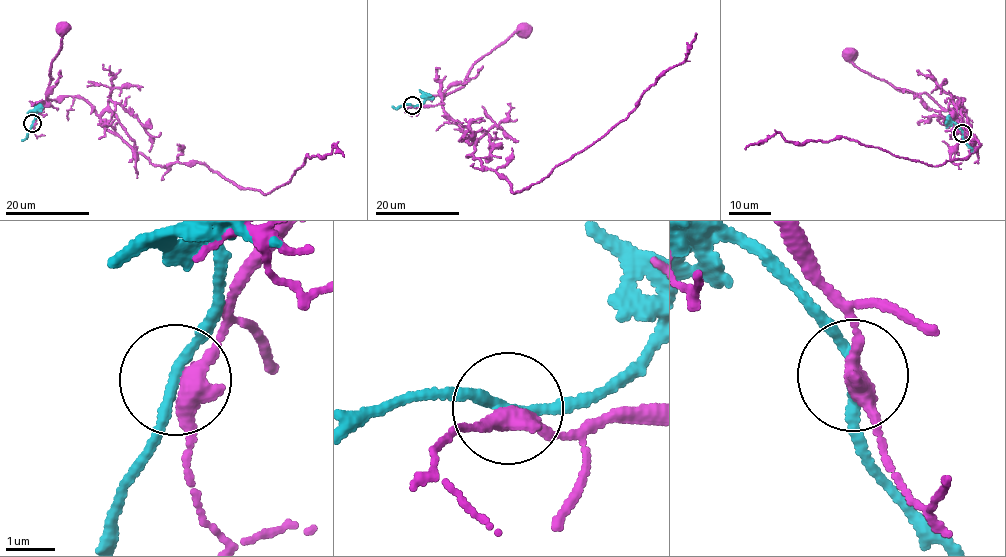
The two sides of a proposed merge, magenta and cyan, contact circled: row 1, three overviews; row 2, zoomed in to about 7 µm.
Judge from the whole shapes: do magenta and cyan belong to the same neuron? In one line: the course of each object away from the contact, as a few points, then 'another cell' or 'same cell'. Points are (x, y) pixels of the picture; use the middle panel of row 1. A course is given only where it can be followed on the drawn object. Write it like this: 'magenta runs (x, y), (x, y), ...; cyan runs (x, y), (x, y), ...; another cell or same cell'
magenta runs (412, 106), (432, 106), (441, 102), (462, 86), (473, 63), (516, 32), (521, 34), (523, 31); cyan runs (412, 105), (424, 100), (423, 93), (419, 89); another cell

